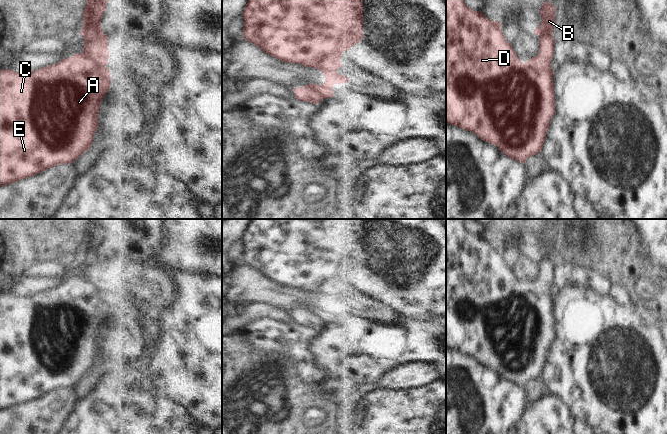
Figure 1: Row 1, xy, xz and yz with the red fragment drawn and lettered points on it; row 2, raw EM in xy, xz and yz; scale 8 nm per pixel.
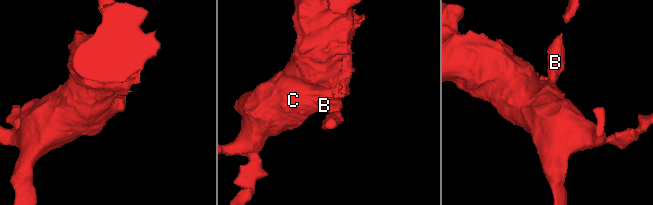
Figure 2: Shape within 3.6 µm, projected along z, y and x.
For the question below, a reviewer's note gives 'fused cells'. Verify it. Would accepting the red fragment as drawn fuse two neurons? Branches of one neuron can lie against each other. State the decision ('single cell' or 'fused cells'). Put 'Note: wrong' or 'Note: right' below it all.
single cell
Note: wrong

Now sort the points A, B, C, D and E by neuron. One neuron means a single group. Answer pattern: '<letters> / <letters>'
A B C D E

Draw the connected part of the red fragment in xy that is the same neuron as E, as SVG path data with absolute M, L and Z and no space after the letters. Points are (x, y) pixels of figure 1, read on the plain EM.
M89 219L86 224L86 232L83 234L84 247L79 258L84 261L84 271L82 277L76 277L72 281L65 282L55 289L46 290L32 296L14 296L10 293L0 294L0 411L14 407L16 405L34 400L48 392L58 388L73 387L80 379L90 373L93 367L93 359L99 349L98 335L100 327L110 312L110 295L105 290L109 287L108 259L103 257L101 245L106 233L106 227L111 219Z

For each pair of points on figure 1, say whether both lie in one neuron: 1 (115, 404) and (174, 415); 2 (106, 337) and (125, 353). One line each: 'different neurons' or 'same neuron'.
1: same neuron
2: same neuron

